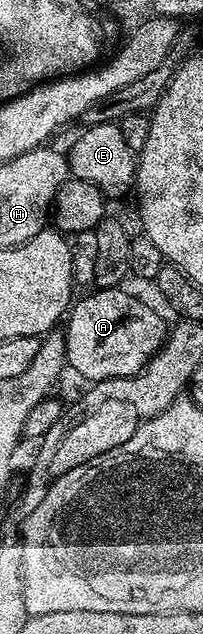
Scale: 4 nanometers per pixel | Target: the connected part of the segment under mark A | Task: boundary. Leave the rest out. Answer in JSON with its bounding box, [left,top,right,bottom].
[65,287,169,383]

